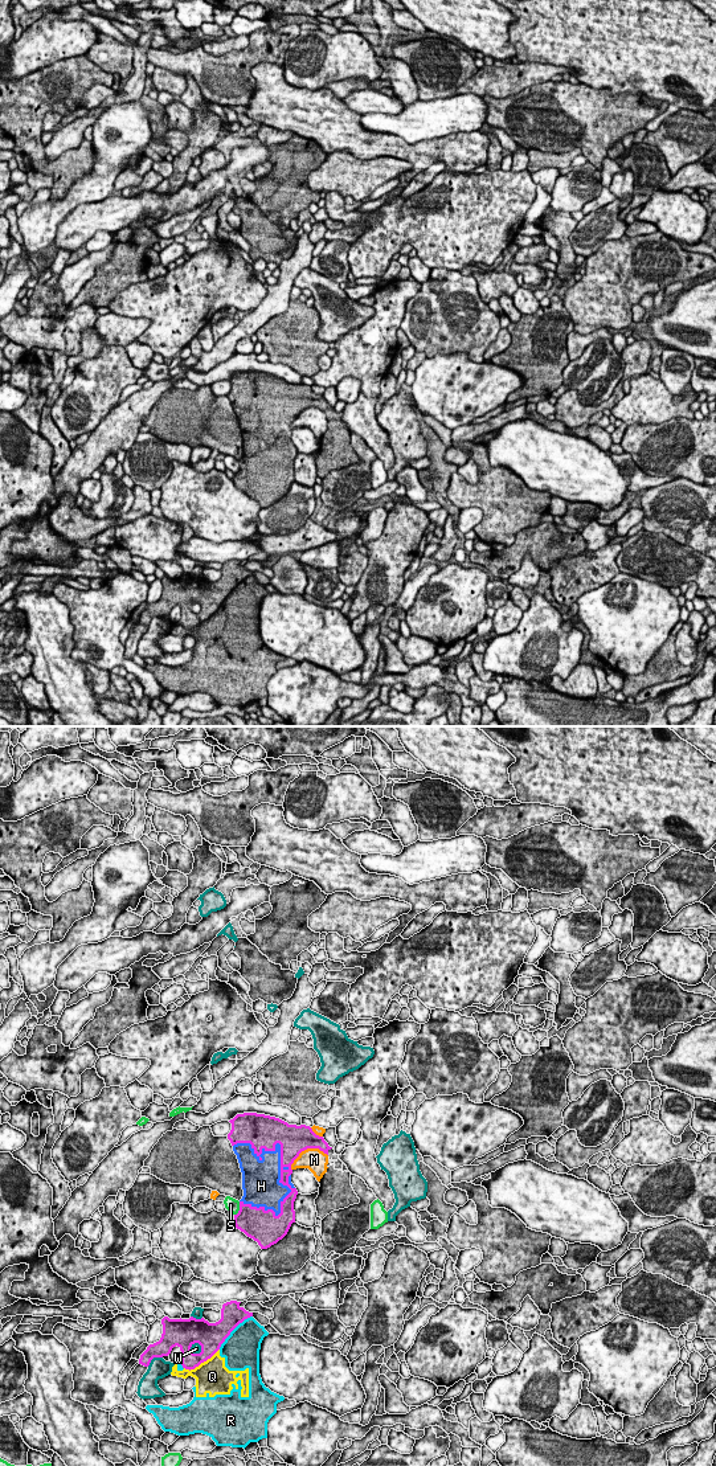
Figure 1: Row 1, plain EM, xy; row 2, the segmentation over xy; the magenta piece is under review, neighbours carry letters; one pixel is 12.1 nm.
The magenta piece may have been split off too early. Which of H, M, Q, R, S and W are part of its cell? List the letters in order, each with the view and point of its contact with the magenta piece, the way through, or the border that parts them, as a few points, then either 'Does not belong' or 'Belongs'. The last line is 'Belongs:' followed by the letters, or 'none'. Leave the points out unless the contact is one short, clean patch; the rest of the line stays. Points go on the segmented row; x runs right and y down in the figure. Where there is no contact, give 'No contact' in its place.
H: Touches magenta at xy (281, 1155). Belongs
M: Touches magenta at xy (306, 1149). Does not belong
Q: Touches magenta at xy (201, 1362). Does not belong
R: Touches magenta at xy (233, 1329). Does not belong
S: Touches magenta at xy (240, 1208). Does not belong
W: Touches magenta at xy (154, 1356). Does not belong
Belongs: H

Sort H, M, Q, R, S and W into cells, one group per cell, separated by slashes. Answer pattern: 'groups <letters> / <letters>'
groups H / M / Q R / S / W

